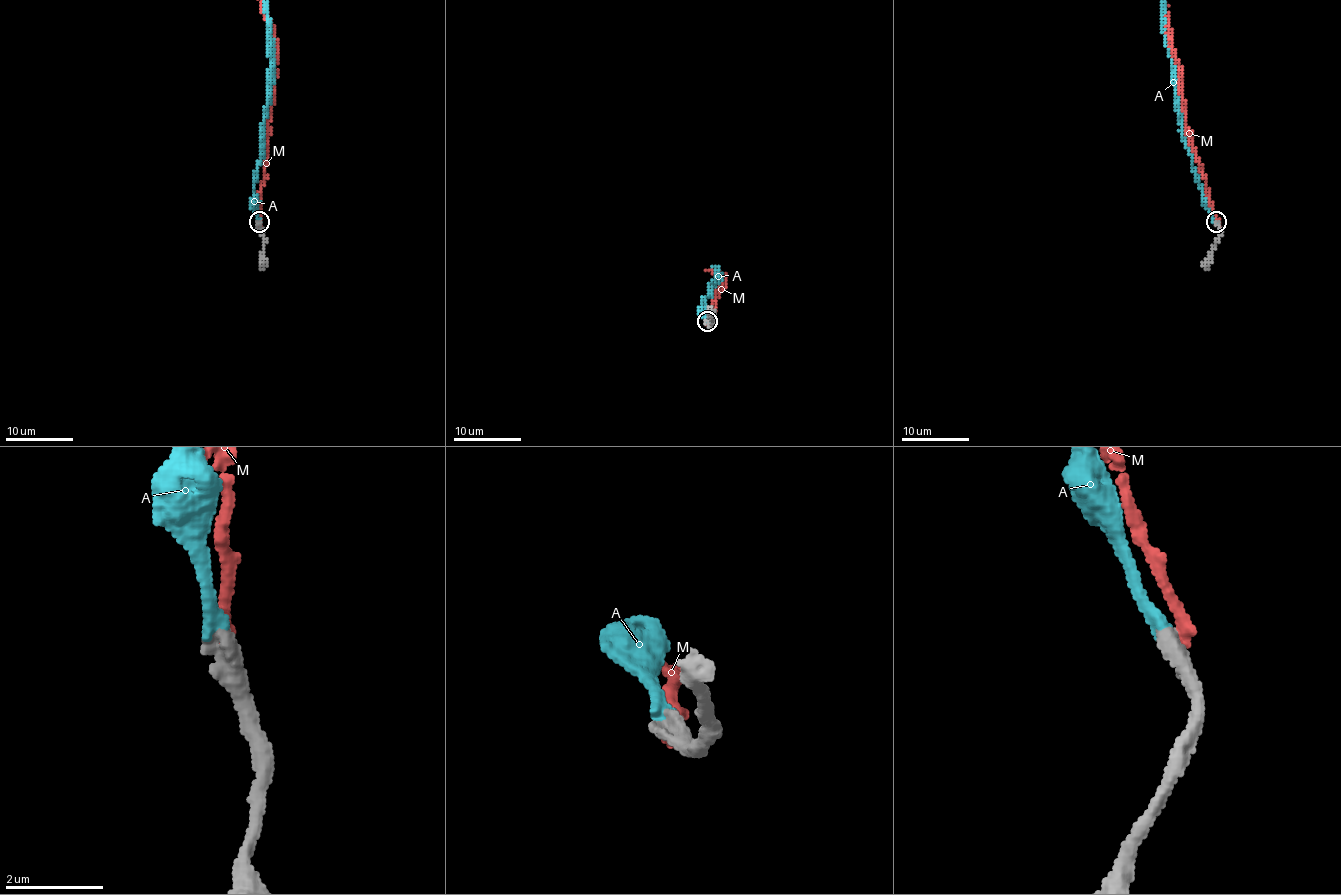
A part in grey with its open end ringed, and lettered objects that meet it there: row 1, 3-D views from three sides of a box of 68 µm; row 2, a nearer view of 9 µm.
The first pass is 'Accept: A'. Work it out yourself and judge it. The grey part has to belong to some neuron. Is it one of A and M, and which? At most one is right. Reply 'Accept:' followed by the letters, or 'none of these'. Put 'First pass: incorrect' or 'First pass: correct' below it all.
Accept: A
First pass: correct

